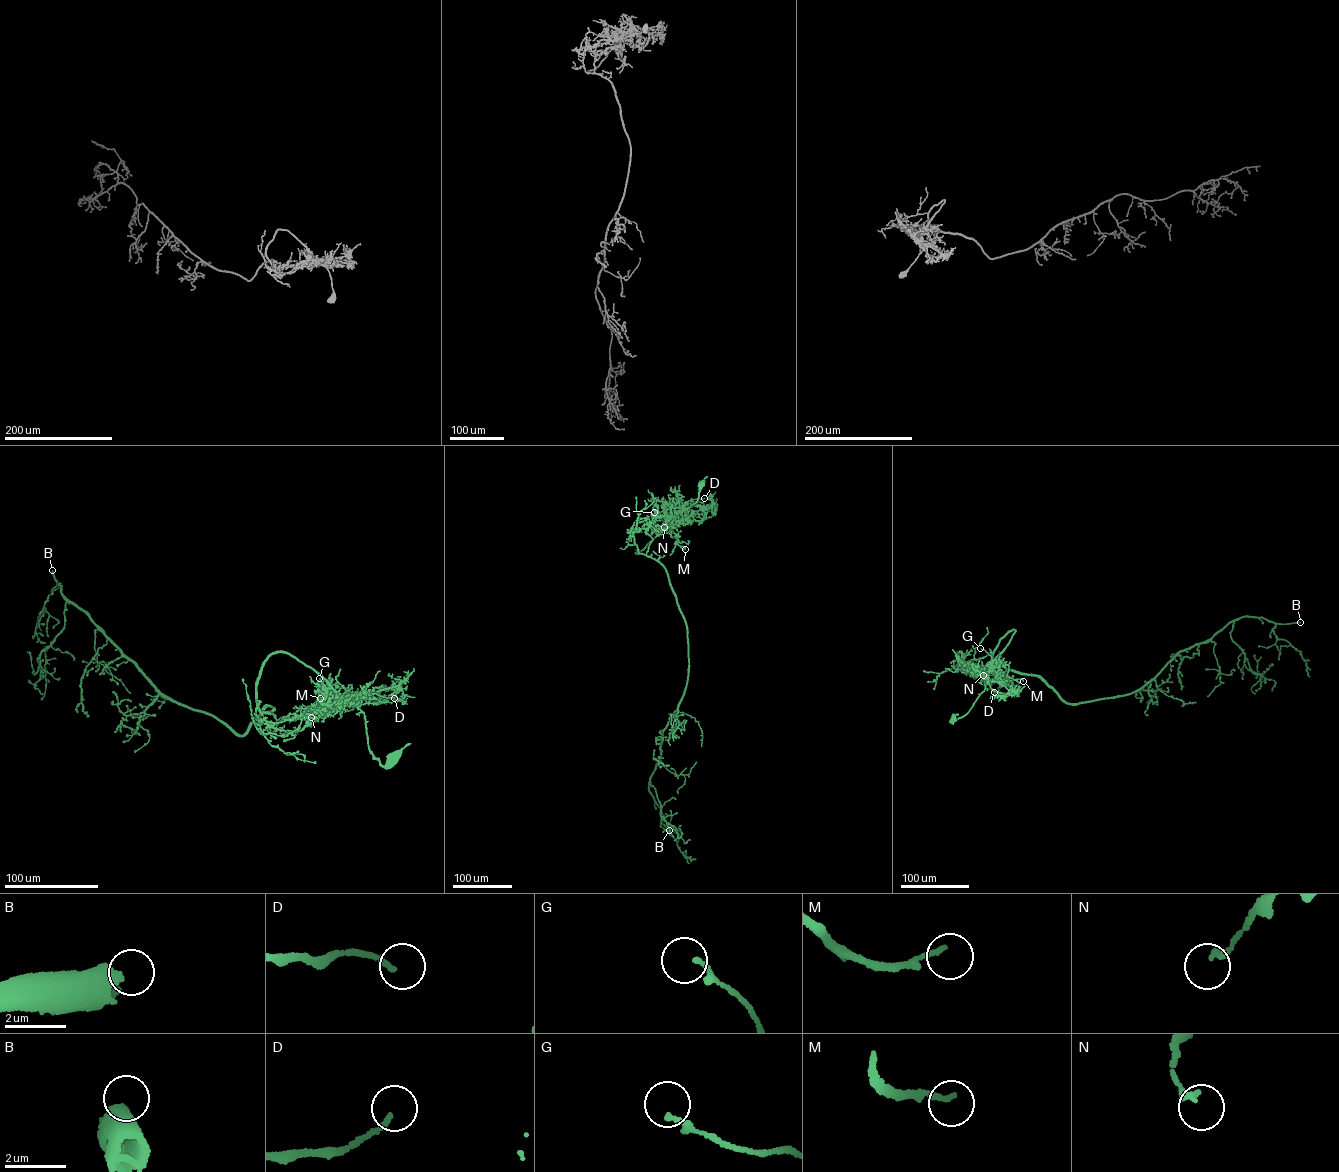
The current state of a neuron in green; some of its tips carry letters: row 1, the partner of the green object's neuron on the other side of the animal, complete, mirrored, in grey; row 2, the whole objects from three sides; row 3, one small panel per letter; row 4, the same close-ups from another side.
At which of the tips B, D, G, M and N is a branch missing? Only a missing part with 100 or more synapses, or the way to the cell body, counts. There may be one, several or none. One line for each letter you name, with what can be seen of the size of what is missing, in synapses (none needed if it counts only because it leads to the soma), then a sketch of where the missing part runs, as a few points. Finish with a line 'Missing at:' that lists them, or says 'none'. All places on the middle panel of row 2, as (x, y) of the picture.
B: 2000 synapses
Missing at: B

